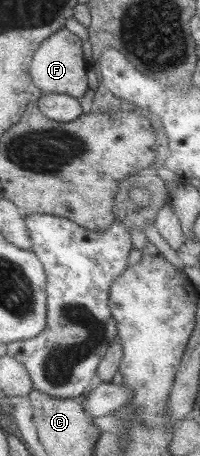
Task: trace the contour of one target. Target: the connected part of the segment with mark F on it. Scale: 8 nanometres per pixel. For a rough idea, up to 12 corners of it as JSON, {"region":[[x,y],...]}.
{"region":[[62,27],[32,55],[29,76],[46,93],[80,99],[89,63]]}

